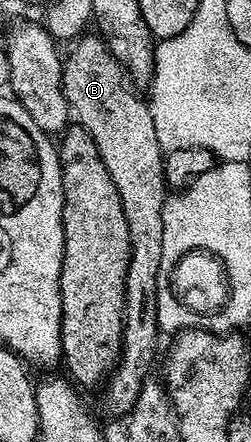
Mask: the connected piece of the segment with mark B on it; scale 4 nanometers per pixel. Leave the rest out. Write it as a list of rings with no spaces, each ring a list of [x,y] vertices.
[[[98,35],[87,36],[80,36],[70,46],[71,54],[66,54],[63,63],[63,94],[70,116],[79,120],[76,121],[78,128],[84,129],[93,143],[97,143],[97,151],[101,151],[101,159],[109,171],[109,179],[113,179],[113,187],[117,187],[117,195],[121,195],[121,207],[125,207],[125,223],[129,223],[131,258],[125,275],[123,339],[117,364],[106,378],[107,390],[103,393],[104,407],[113,416],[123,419],[130,413],[133,403],[137,403],[137,395],[144,381],[148,380],[150,373],[147,372],[155,357],[155,344],[161,338],[157,319],[157,275],[161,271],[161,239],[165,235],[163,208],[169,196],[169,186],[163,174],[165,150],[157,143],[157,127],[153,127],[150,104],[135,94],[138,92],[133,88],[127,72],[121,67],[121,63],[117,63],[103,38]]]

